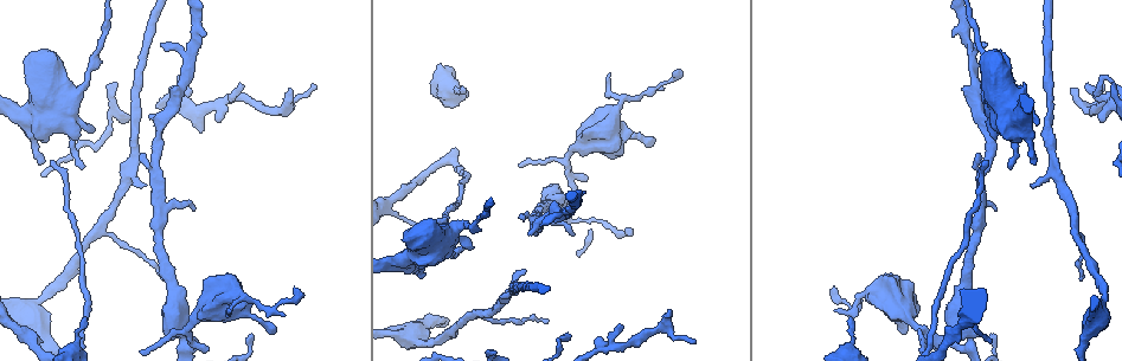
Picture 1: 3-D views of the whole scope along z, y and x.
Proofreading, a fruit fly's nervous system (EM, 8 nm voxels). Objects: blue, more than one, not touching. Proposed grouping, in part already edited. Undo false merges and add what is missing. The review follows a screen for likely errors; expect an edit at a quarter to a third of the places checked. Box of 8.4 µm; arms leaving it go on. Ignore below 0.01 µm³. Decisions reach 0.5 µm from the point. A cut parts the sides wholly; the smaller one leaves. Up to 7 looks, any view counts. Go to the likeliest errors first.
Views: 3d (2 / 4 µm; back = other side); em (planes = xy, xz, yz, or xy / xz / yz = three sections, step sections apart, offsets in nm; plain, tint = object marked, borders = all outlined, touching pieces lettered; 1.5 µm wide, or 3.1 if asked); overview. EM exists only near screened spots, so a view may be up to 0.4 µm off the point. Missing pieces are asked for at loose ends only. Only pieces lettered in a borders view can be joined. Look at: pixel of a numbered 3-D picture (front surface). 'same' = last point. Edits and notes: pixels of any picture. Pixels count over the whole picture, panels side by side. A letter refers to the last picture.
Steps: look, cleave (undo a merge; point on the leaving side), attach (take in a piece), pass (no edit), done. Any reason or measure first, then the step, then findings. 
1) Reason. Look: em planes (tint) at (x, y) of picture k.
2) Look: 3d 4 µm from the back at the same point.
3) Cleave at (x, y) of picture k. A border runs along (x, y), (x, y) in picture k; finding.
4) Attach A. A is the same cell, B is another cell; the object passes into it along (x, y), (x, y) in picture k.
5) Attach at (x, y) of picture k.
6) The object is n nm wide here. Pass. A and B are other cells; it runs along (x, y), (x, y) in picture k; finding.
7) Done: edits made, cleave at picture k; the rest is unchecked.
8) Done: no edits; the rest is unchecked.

Free end. Look: 3d 2 µm at (669, 311) of picture 1.

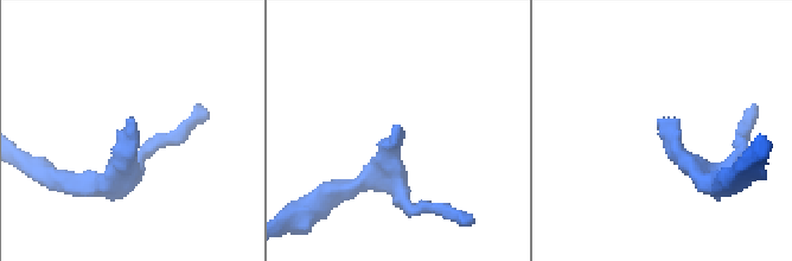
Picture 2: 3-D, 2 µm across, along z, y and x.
Need the tissue. Look: em planes (borders) at (658, 120) of picture 2.

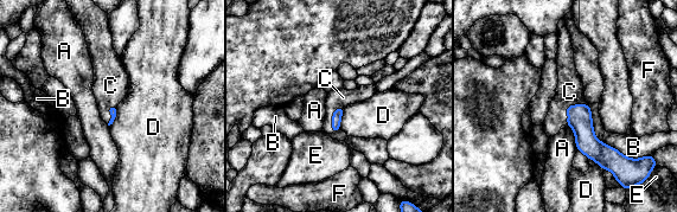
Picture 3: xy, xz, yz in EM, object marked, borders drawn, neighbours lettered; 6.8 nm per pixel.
Attach C. C is the same cell, A, B, D, E and F are other cells; the object passes into it along (579, 116), (568, 106), (569, 91) in picture 3; the cell continues.

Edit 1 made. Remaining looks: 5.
See it whole again. Look: overview.

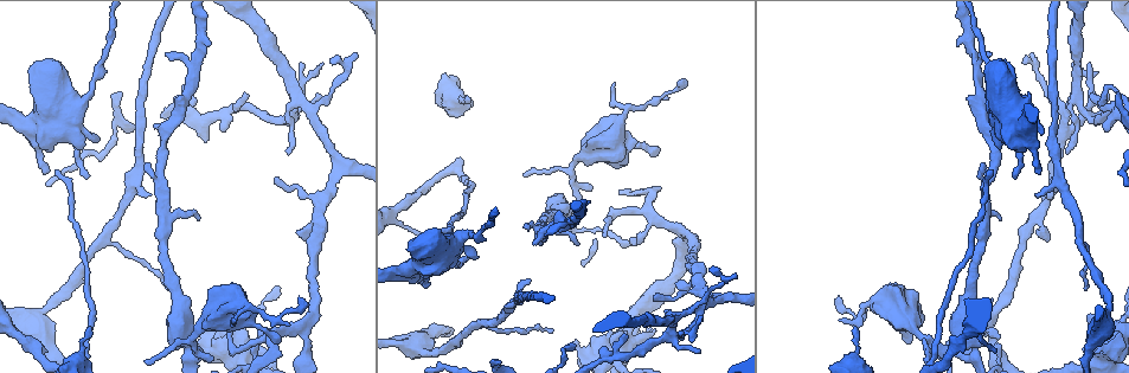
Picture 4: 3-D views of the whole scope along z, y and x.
Thin end. Look: em planes (borders) at (148, 195) of picture 4.

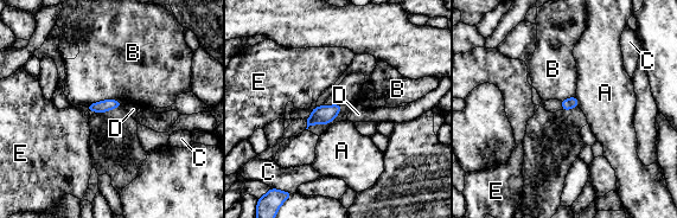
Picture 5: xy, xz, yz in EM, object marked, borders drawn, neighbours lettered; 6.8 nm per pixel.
Pass. A, B, C, D and E are other cells; a border runs along (122, 103), (100, 100), (85, 106) in picture 5; no lettered piece goes on from it.

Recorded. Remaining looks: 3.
Free end. Look: 3d 4 µm at (992, 62) of picture 4.

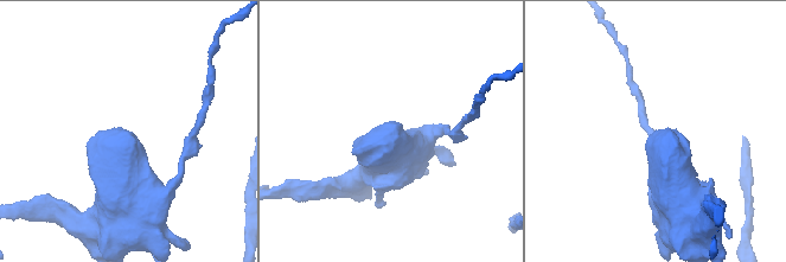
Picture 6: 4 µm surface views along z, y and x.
Look: em 3.1 µm planes (plain) at (660, 130) of picture 6.

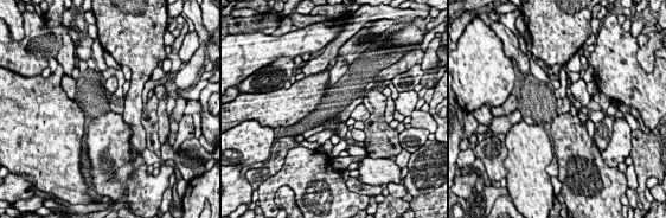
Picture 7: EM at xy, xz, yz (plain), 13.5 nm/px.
What lies round it. Look: em 3.1 µm planes (borders) at the same point.

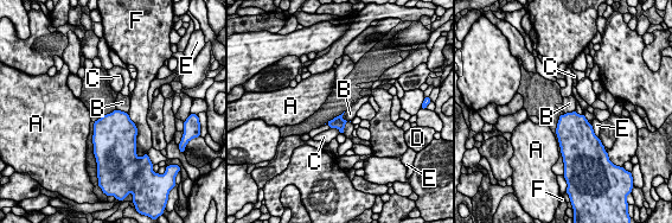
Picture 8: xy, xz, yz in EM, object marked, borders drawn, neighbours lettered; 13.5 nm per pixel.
Pass. A, B, C, D, E and F are other cells; a border runs along (575, 110), (561, 115) in picture 8; none of them fits.

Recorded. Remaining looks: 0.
Done: edits made, attach at picture 3; the rest is unchecked.

